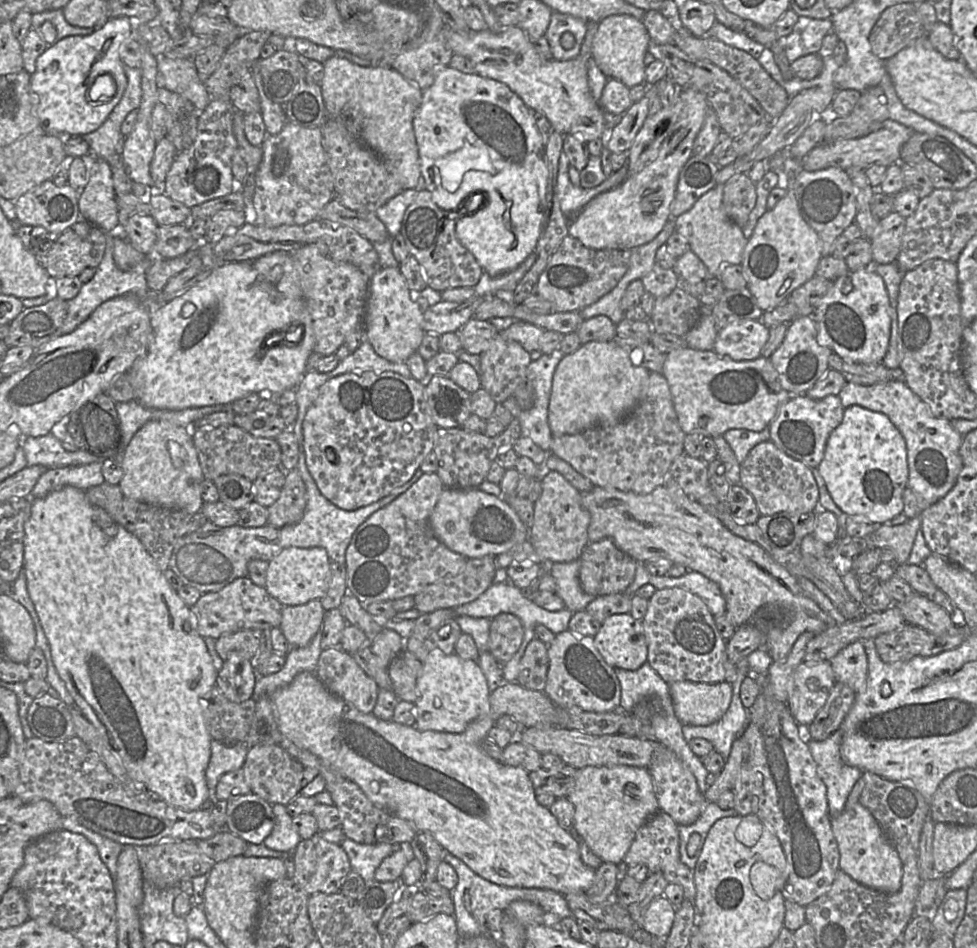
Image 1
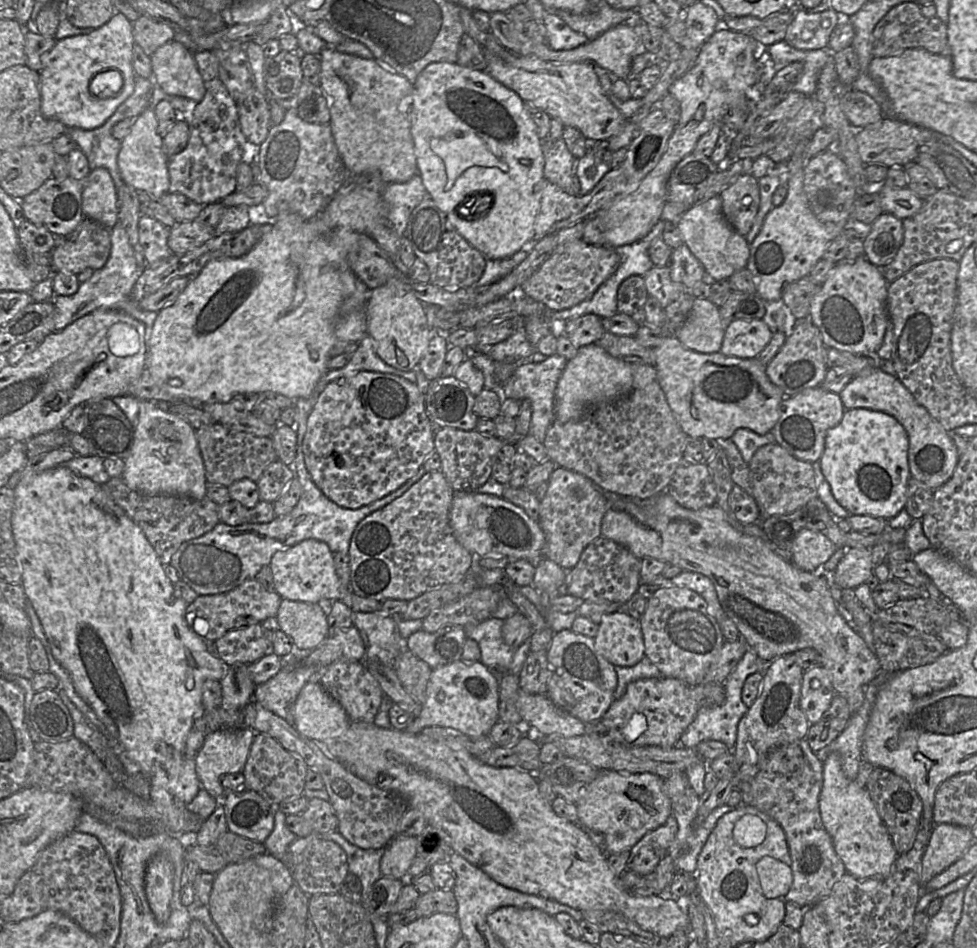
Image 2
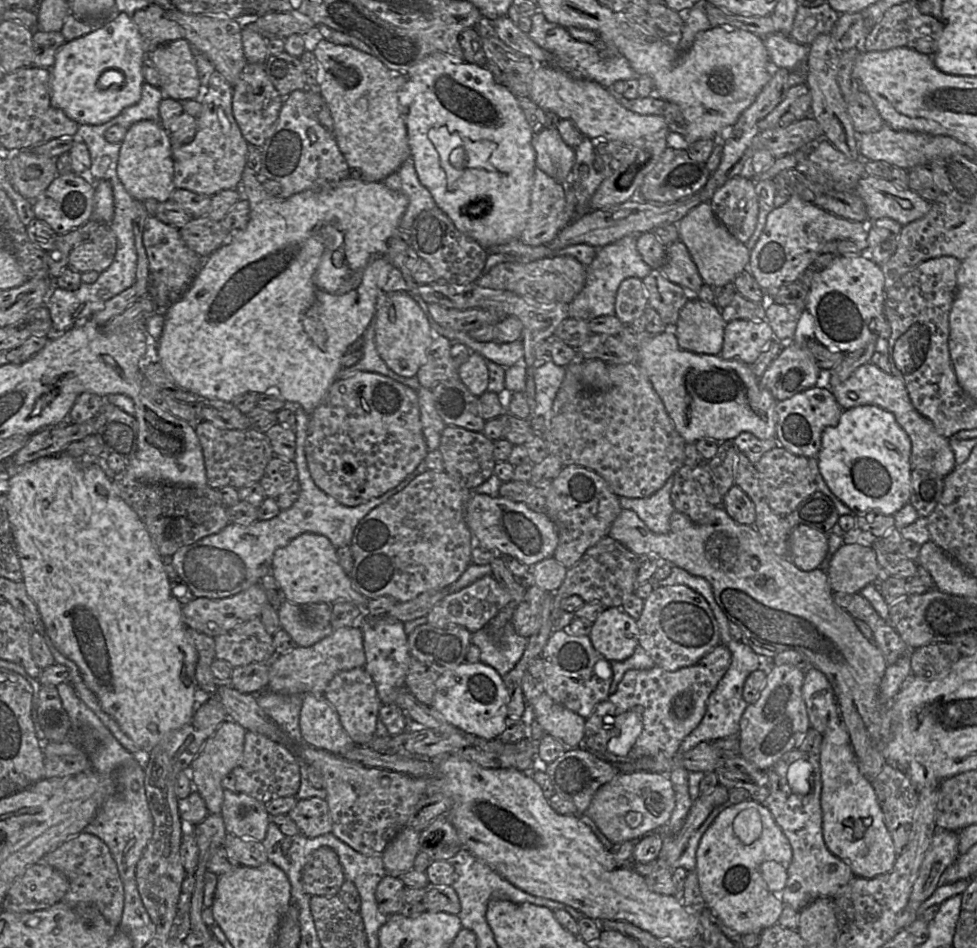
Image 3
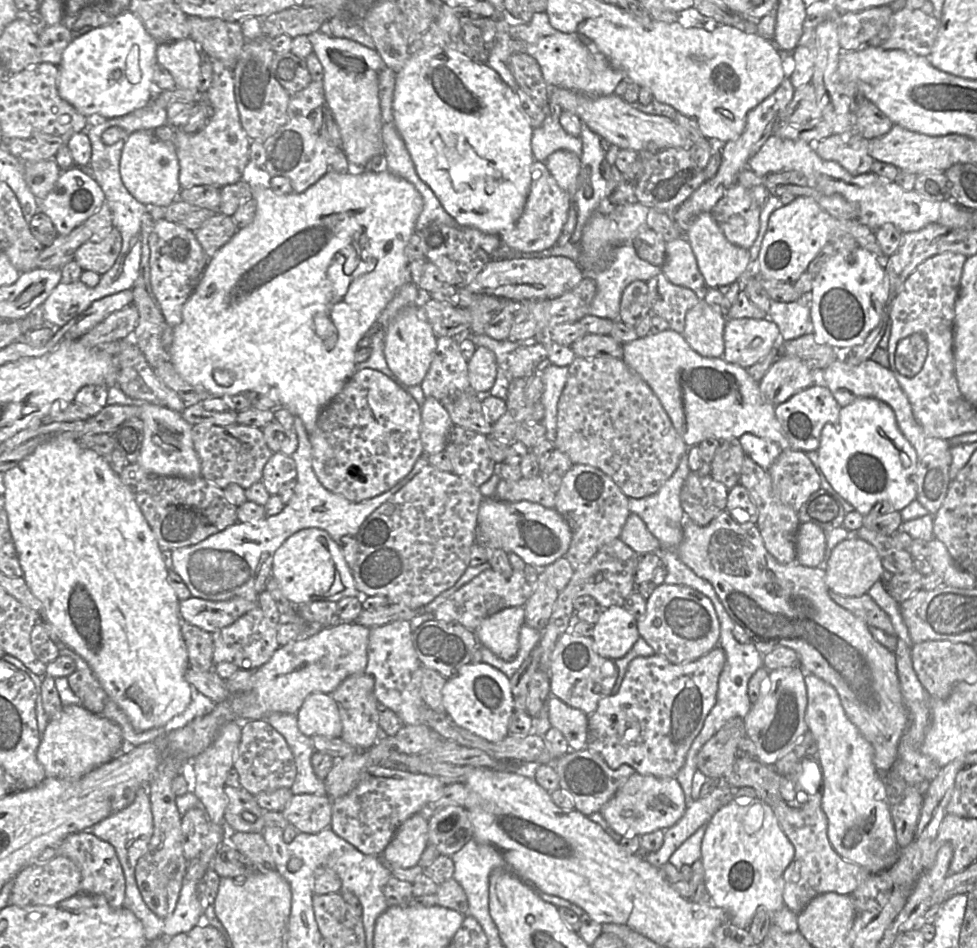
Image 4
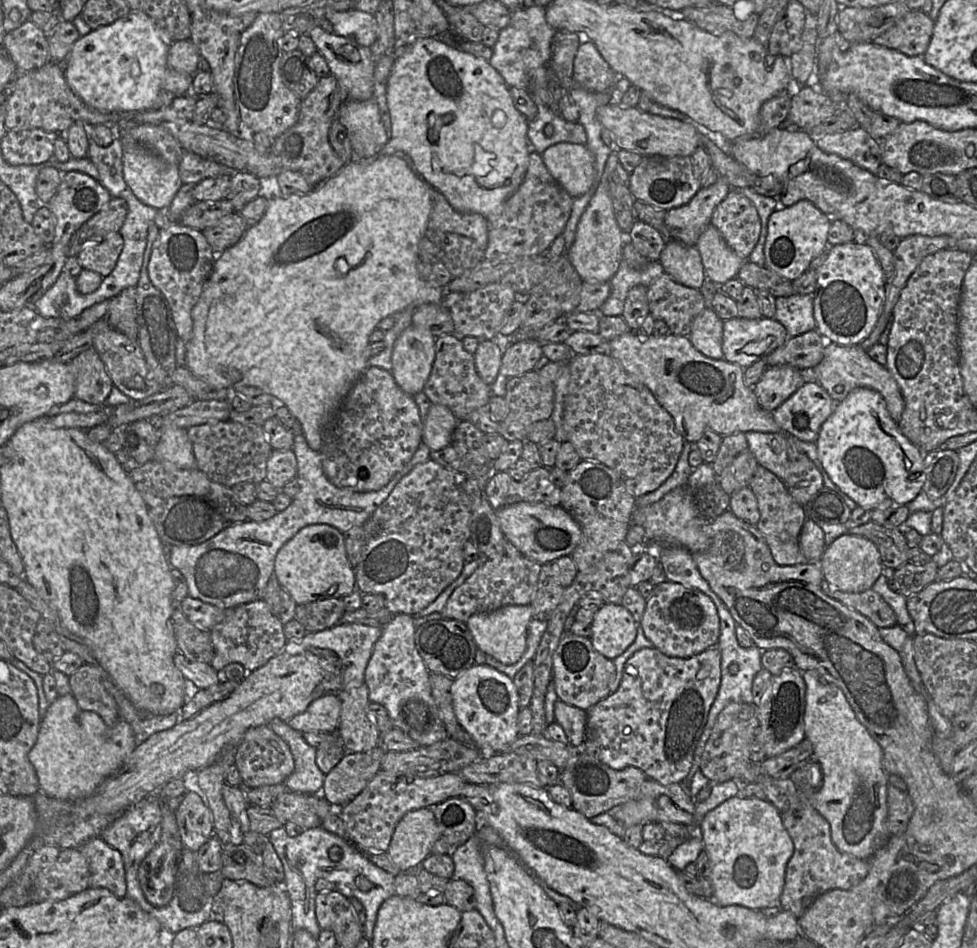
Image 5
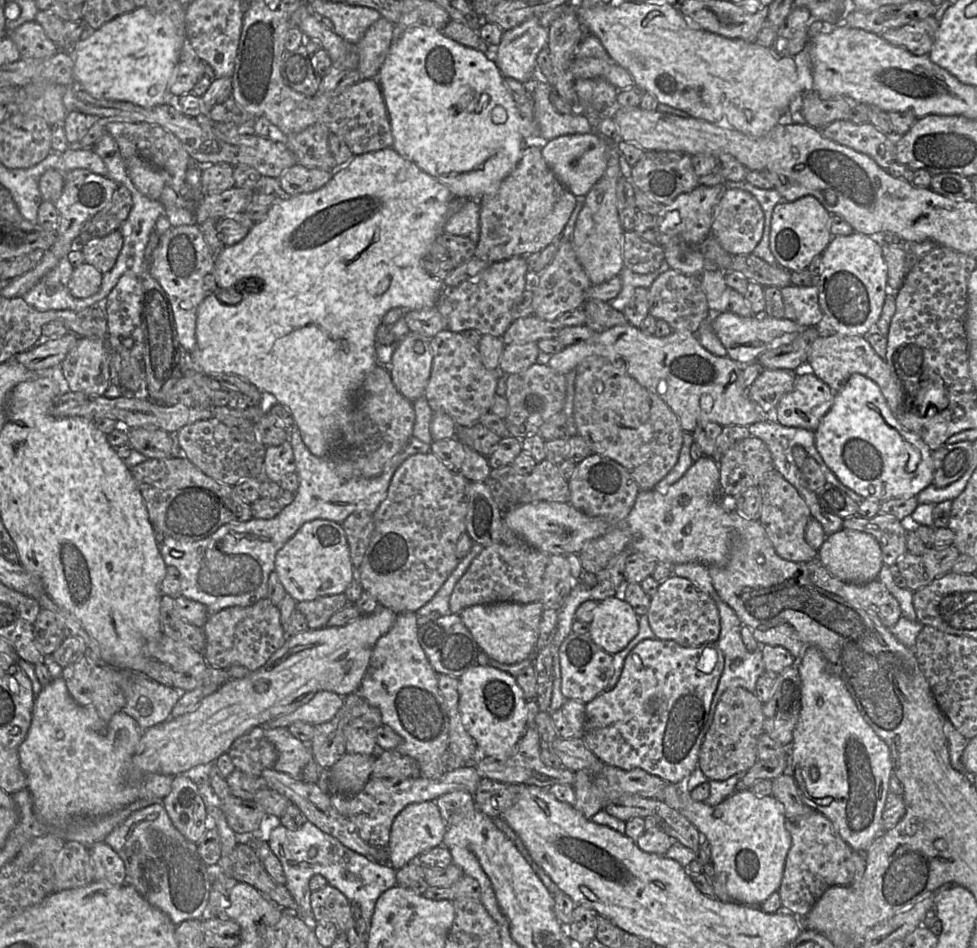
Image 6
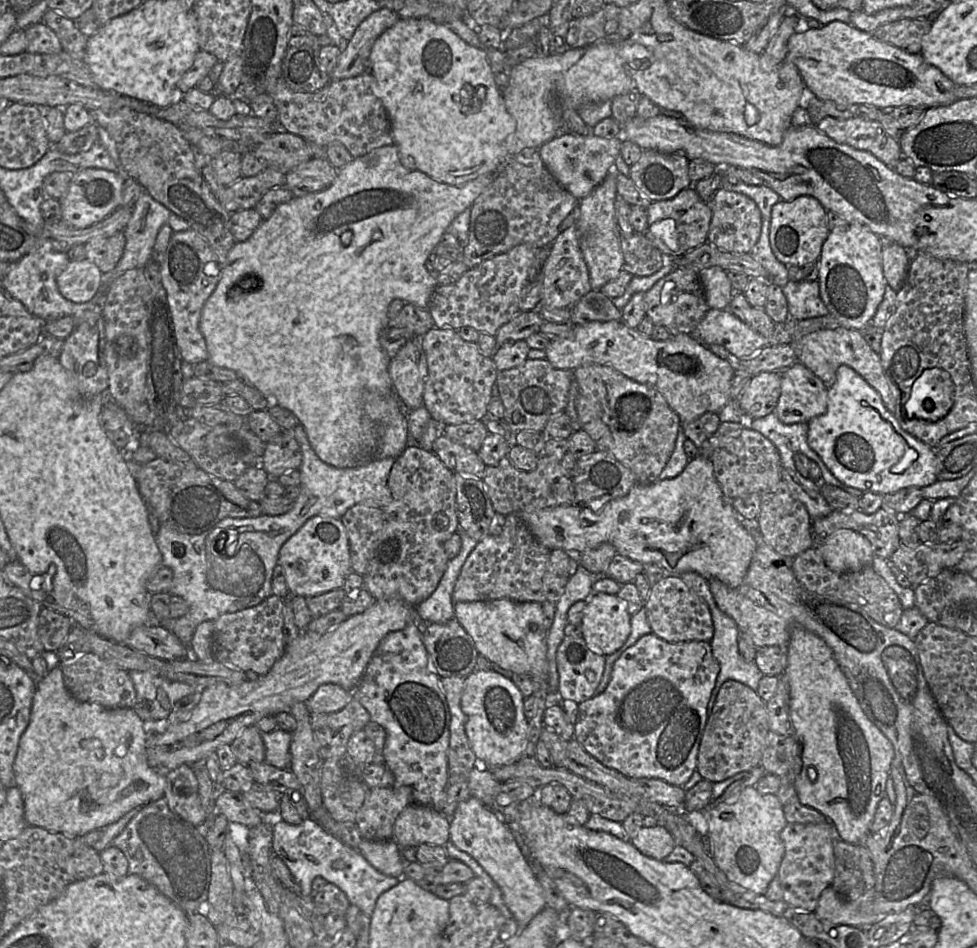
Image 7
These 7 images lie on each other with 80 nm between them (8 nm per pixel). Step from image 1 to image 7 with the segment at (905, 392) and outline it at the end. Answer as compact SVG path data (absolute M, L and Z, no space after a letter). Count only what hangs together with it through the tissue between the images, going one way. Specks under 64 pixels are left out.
M841 326L820 329L793 341L798 361L819 377L825 385L831 386L836 380L836 371L841 365L855 370L881 396L885 407L892 414L900 404L901 393L884 372L879 354L868 345L863 332Z

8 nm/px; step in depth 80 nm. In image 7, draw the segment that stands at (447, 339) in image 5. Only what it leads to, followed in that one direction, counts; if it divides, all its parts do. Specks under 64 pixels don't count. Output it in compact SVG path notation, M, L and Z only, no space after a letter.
M434 327L420 337L420 343L428 366L423 405L432 419L438 424L462 424L485 419L498 373L493 359L484 356L477 343L462 339L457 331L451 329Z

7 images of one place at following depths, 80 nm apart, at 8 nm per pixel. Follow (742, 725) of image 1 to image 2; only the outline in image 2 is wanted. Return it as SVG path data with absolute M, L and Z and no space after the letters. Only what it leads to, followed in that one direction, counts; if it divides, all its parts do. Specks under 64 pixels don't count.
M748 648L743 657L737 663L734 670L723 683L725 689L724 702L720 705L701 705L695 719L686 728L679 740L679 744L682 747L695 748L702 741L717 740L723 742L731 751L733 750L736 744L739 721L748 710L748 707L742 700L742 688L746 678L749 675L759 671L757 657L758 655L756 652Z

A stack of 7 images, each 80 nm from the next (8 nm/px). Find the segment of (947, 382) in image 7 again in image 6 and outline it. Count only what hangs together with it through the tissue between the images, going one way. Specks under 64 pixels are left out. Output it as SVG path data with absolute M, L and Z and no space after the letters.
M942 379L922 382L913 401L919 415L929 417L947 408L948 404L947 390Z

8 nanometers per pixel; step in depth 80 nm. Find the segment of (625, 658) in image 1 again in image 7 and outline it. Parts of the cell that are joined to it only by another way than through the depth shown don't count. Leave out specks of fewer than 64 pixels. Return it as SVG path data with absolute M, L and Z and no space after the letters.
M597 593L585 600L582 637L588 648L607 656L621 648L631 632L627 604L616 594Z

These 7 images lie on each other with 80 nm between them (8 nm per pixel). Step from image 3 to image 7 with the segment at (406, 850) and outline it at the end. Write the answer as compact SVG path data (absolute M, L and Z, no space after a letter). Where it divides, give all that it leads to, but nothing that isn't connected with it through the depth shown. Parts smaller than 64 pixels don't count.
M409 804L398 815L392 839L400 849L421 844L444 846L449 841L450 818L429 806Z

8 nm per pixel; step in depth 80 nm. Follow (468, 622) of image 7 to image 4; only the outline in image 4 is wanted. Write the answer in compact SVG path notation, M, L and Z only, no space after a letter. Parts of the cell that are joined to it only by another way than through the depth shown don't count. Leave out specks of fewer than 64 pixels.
M524 606L508 607L485 618L475 635L479 644L497 657L512 661L519 650L519 633L524 623Z

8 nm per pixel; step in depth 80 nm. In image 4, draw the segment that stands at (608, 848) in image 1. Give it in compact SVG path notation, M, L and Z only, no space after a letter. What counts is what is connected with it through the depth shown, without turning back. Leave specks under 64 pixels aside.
M635 772L599 812L609 826L625 838L665 830L673 826L686 809L684 792L675 777L660 778Z

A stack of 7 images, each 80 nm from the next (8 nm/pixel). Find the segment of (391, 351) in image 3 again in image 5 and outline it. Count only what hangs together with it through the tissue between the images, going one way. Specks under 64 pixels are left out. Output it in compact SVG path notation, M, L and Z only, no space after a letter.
M411 325L395 341L392 350L391 374L396 384L406 394L414 396L423 391L435 359L435 339L424 328L417 328Z

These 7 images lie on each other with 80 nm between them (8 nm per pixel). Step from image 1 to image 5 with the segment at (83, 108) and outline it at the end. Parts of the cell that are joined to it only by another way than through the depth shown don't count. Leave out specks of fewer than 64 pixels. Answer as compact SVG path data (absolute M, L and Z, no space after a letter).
M131 10L113 23L93 29L81 36L72 46L63 65L65 79L72 91L89 107L100 112L127 112L152 108L161 91L161 83L168 68L170 42L144 12Z

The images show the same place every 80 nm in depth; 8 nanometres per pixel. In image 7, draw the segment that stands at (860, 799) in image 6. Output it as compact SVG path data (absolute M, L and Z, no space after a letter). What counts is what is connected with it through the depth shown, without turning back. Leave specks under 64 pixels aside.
M793 626L786 652L787 665L782 675L790 686L790 716L798 742L793 769L798 798L803 805L820 811L828 818L835 827L836 840L864 843L870 834L869 827L877 806L886 795L886 782L894 758L893 746L863 712L832 650L823 639L801 626Z

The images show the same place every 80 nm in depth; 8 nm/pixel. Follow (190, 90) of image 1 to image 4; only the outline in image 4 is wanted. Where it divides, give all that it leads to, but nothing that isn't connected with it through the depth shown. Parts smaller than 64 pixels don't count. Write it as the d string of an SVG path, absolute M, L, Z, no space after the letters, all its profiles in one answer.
M190 37L159 44L156 58L158 65L173 76L177 88L198 91L200 66L204 54Z

